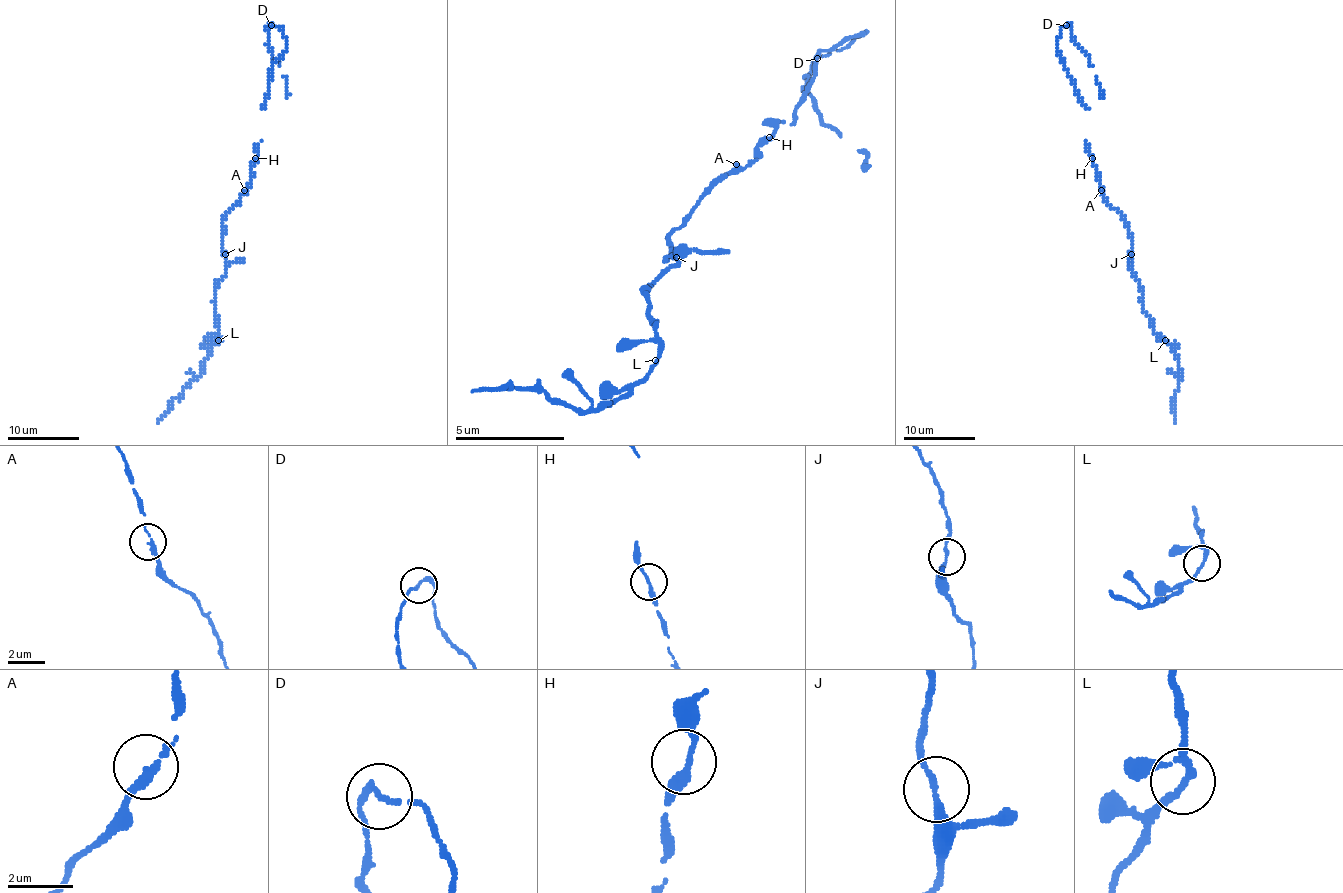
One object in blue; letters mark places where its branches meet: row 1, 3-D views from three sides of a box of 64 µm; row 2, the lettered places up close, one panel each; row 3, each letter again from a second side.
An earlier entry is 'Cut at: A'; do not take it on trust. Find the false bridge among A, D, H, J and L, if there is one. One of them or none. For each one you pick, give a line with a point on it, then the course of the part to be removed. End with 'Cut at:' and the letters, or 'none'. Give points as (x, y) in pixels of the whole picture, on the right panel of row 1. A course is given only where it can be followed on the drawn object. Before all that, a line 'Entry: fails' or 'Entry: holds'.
Entry: fails
Cut at: none

